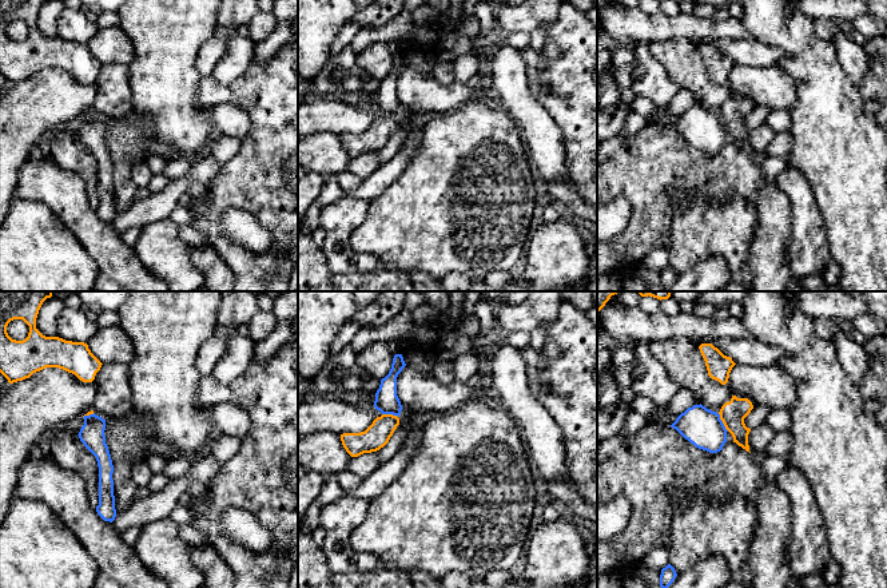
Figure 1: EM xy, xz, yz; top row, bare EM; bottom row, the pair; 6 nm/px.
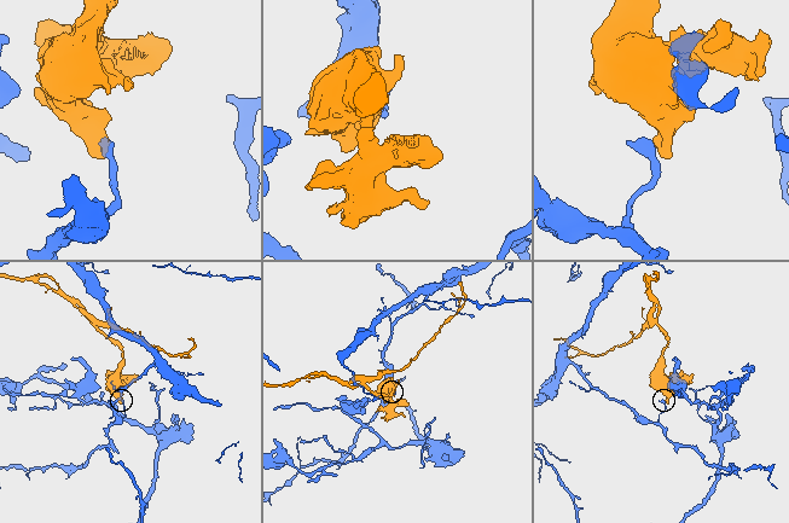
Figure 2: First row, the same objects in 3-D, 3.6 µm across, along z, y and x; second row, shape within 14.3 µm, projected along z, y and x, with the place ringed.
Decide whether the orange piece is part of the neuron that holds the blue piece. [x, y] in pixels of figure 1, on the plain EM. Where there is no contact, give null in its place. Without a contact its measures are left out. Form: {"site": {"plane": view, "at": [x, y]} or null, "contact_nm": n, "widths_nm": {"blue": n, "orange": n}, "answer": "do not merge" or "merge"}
{"site": {"plane": "yz", "at": [722, 123]}, "contact_nm": 130, "widths_nm": {"blue": 240, "orange": 150}, "answer": "do not merge"}

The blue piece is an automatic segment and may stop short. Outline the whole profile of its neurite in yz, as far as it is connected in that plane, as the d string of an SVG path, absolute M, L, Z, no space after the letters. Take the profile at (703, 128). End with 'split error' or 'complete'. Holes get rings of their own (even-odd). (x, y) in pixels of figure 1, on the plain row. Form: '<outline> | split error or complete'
M693 106L681 114L671 126L696 148L717 154L727 143L727 130L720 115L705 107Z | complete

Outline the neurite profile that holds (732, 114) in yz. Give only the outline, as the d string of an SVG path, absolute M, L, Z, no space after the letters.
M732 96L729 103L725 103L719 115L725 130L732 135L733 143L749 152L748 135L749 128L745 127L744 119L753 110L752 103L748 99L737 99Z

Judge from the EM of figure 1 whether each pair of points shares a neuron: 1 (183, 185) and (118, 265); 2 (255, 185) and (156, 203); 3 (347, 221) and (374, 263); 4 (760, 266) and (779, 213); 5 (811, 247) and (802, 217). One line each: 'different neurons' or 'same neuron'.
1: different neurons
2: different neurons
3: same neuron
4: same neuron
5: same neuron

